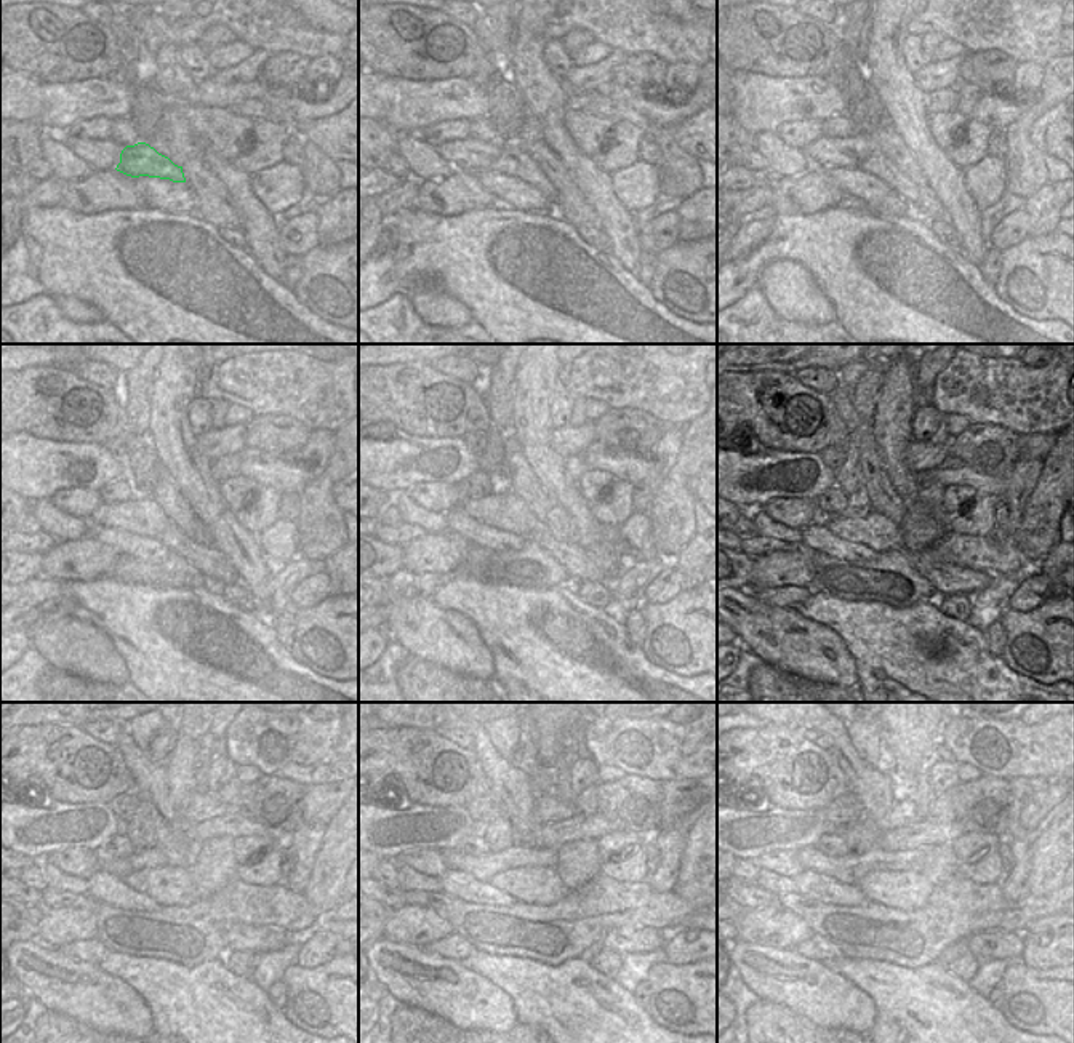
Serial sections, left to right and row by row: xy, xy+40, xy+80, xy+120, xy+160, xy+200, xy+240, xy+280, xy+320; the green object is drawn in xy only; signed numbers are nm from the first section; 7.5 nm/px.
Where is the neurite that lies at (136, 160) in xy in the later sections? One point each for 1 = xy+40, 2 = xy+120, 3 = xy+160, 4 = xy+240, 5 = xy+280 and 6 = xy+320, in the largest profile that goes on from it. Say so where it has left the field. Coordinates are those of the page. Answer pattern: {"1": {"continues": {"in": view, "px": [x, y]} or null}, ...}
{"1": {"continues": {"in": "xy+40", "px": [516, 162]}}, "2": {"continues": {"in": "xy+120", "px": [189, 543]}}, "3": {"continues": {"in": "xy+160", "px": [573, 570]}}, "4": {"continues": {"in": "xy+240", "px": [237, 938]}}, "5": {"continues": {"in": "xy+280", "px": [636, 946]}}, "6": {"continues": {"in": "xy+320", "px": [985, 946]}}}

